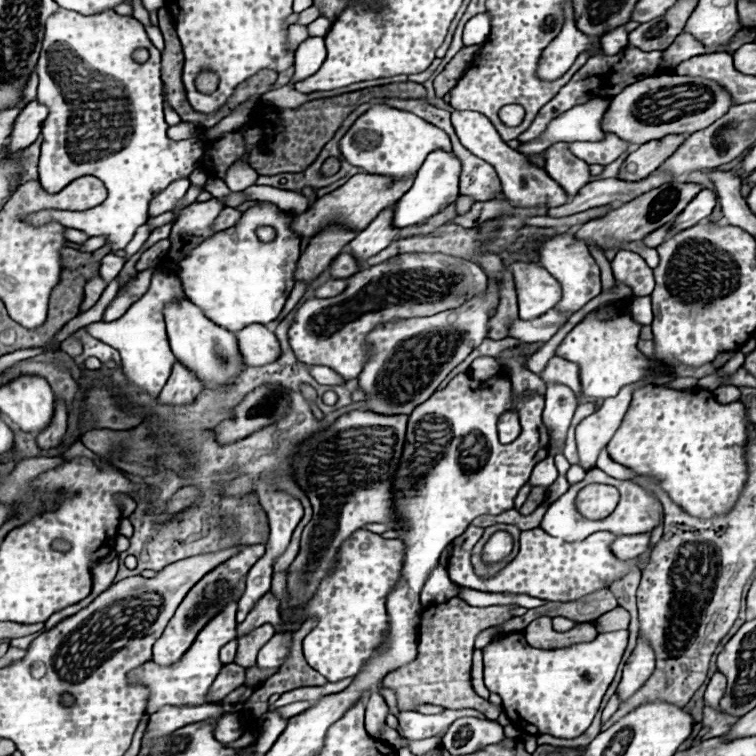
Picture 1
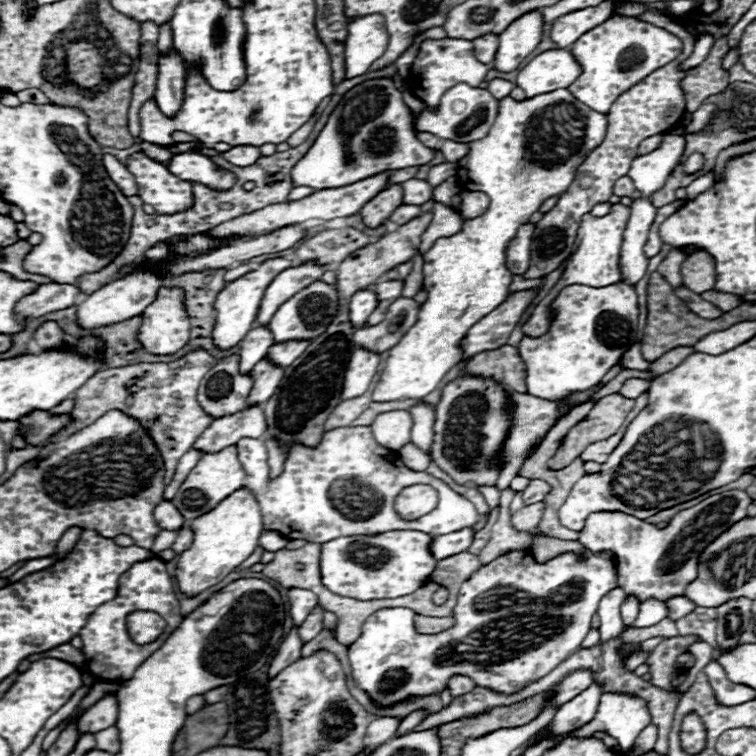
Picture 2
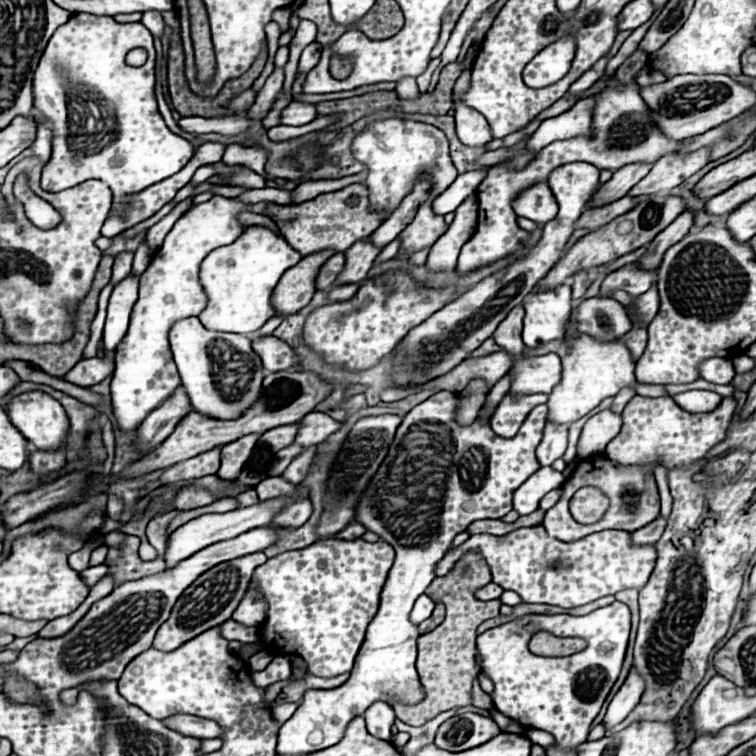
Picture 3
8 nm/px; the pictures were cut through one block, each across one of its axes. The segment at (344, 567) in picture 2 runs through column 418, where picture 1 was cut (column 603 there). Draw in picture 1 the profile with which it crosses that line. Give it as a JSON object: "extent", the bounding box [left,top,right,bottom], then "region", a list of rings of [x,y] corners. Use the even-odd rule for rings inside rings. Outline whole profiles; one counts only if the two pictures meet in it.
{"extent":[448,526,638,602],"region":[[[468,526],[466,532],[452,542],[454,548],[448,560],[448,576],[454,584],[474,588],[480,592],[528,594],[550,602],[570,602],[586,594],[592,594],[596,590],[610,588],[610,584],[622,578],[632,564],[638,566],[638,560],[616,560],[616,556],[612,556],[610,544],[612,538],[616,536],[610,532],[594,532],[592,536],[580,542],[560,542],[560,538],[546,534],[542,528],[534,528],[534,530],[524,530],[520,534],[518,556],[504,570],[500,570],[498,576],[478,578],[470,564],[470,552],[483,533],[484,529],[480,526]]]}

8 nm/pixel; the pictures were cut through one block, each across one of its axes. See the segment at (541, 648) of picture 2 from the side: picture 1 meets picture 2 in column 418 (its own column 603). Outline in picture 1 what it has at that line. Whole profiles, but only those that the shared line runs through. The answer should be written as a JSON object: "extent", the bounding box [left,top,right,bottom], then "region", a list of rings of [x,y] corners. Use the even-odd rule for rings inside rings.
{"extent":[484,630,628,738],"region":[[[628,630],[604,632],[598,634],[592,642],[574,644],[572,648],[558,648],[558,650],[536,650],[528,646],[522,632],[506,634],[500,640],[490,642],[484,648],[484,682],[490,692],[502,698],[504,712],[512,720],[514,726],[528,734],[550,734],[556,738],[576,738],[580,736],[594,720],[602,696],[606,694],[618,664],[622,660],[624,648],[628,642]]]}

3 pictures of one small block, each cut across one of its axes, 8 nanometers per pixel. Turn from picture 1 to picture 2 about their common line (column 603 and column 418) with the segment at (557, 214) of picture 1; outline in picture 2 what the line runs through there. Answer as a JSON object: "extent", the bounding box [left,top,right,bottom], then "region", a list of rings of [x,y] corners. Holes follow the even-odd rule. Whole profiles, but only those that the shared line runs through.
{"extent":[402,178,432,206],"region":[[[418,178],[406,180],[402,182],[402,192],[404,192],[404,198],[402,198],[404,204],[422,206],[424,202],[432,200],[432,186],[426,180],[418,180]]]}

